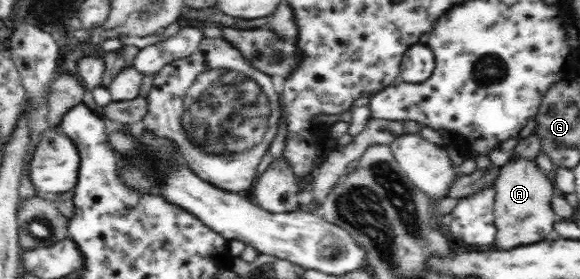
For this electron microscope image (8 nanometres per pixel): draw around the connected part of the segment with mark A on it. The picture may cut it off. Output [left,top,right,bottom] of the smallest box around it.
[493,158,557,250]

